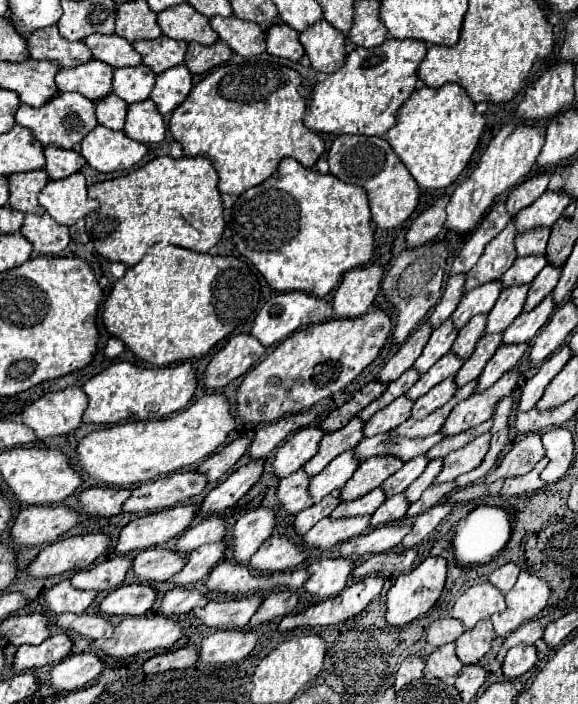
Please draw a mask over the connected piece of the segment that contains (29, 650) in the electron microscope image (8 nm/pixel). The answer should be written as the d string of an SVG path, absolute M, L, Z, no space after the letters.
M54 634L38 646L24 644L14 654L12 670L14 672L24 672L24 670L56 664L70 652L70 648L72 648L72 640L66 634Z

